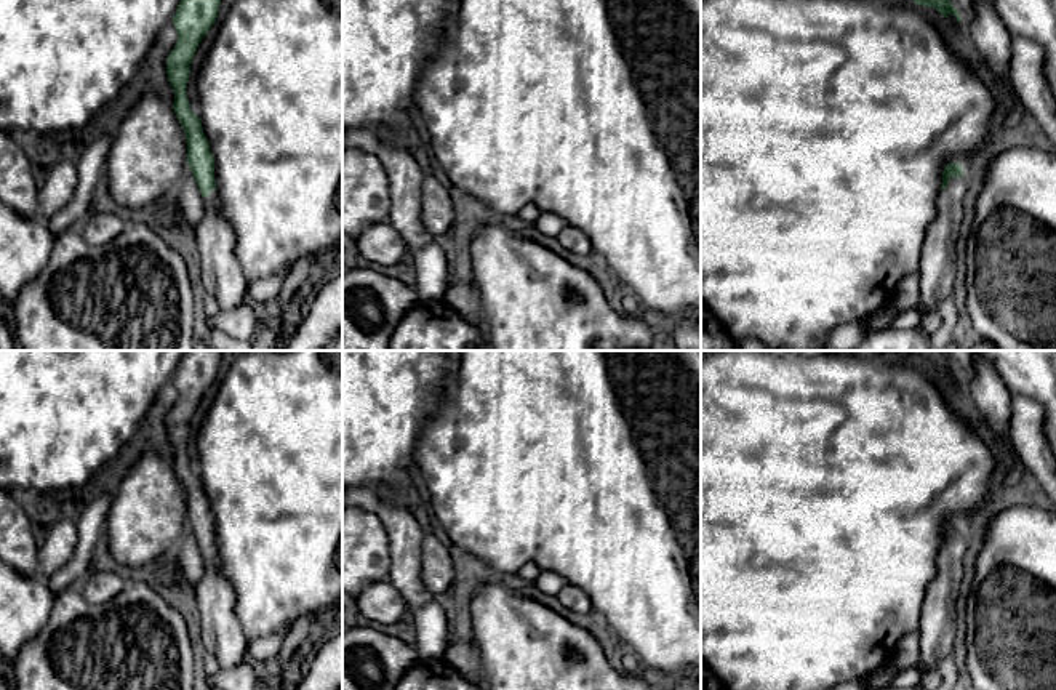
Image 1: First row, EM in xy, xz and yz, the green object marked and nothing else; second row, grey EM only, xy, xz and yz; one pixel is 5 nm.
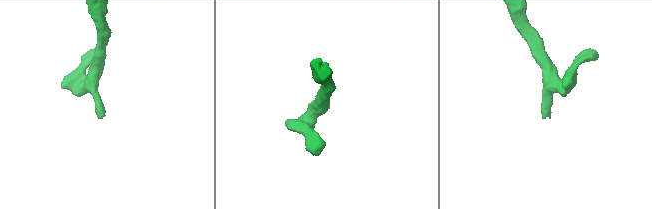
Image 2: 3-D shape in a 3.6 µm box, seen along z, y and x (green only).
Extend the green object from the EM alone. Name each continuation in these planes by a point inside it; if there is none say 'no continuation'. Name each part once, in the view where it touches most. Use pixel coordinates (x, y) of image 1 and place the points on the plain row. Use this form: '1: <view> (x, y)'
1: yz (936, 629)

